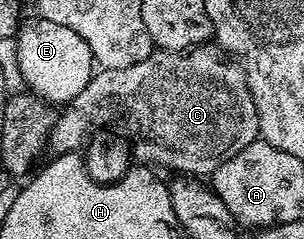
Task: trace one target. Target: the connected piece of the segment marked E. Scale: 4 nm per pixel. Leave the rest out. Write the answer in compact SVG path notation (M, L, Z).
M33 18L33 21L22 23L16 37L17 43L17 68L21 71L23 79L29 83L29 88L37 96L42 96L42 101L48 102L53 106L62 106L61 104L73 102L76 95L88 85L88 82L95 75L95 61L93 59L93 51L91 46L87 46L87 42L83 42L83 38L79 38L79 34L75 34L75 30L71 30L67 26L59 26L50 20L42 20Z

